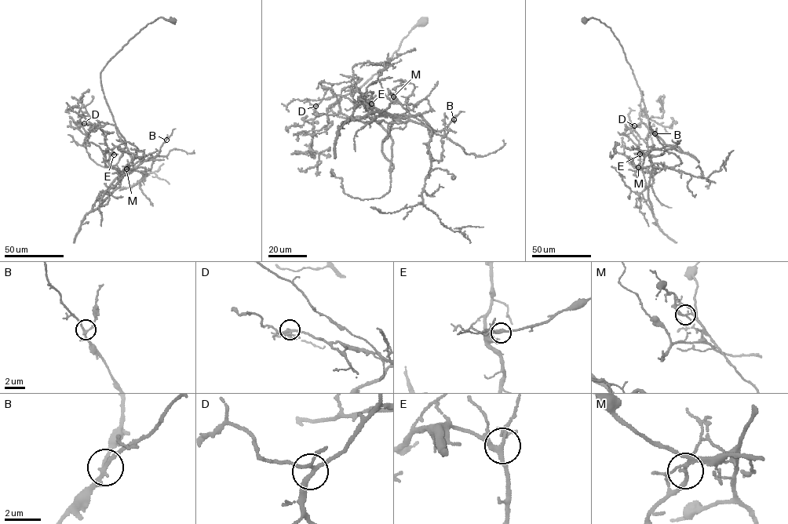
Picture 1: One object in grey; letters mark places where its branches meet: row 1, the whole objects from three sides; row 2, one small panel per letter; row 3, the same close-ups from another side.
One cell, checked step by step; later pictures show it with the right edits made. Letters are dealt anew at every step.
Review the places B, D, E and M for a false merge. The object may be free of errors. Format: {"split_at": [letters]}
{"split_at": ["M"]}

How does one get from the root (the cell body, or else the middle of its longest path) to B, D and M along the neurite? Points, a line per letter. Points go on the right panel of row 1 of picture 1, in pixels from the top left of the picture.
B: (584, 20), (593, 18), (604, 23), (622, 47), (647, 117), (651, 165), (651, 158), (665, 149), (654, 133)
D: (584, 20), (610, 27), (632, 70), (648, 121), (650, 172), (640, 167), (634, 125)
M: (584, 20), (593, 18), (610, 27), (622, 47), (640, 89), (648, 121), (647, 143), (651, 165), (638, 168)

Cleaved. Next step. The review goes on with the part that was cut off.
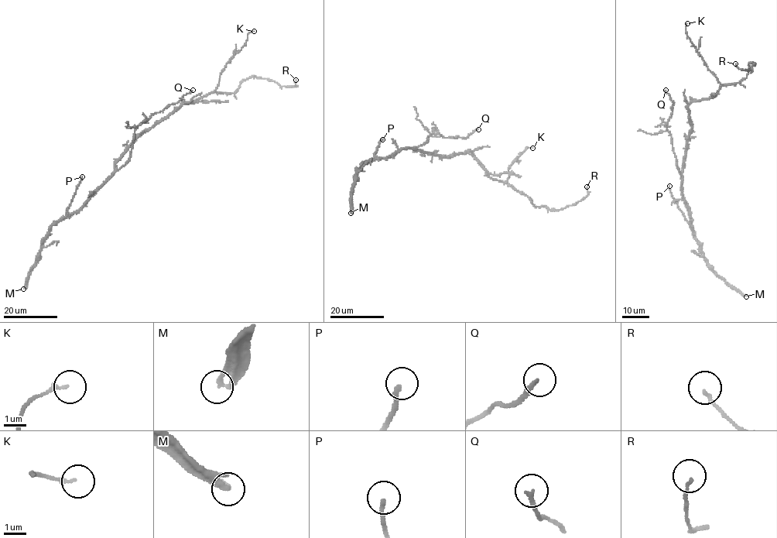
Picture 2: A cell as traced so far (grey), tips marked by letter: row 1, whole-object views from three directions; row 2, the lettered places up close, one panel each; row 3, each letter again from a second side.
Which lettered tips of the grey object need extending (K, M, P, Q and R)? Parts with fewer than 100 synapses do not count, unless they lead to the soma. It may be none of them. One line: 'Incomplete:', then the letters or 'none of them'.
Incomplete: M

